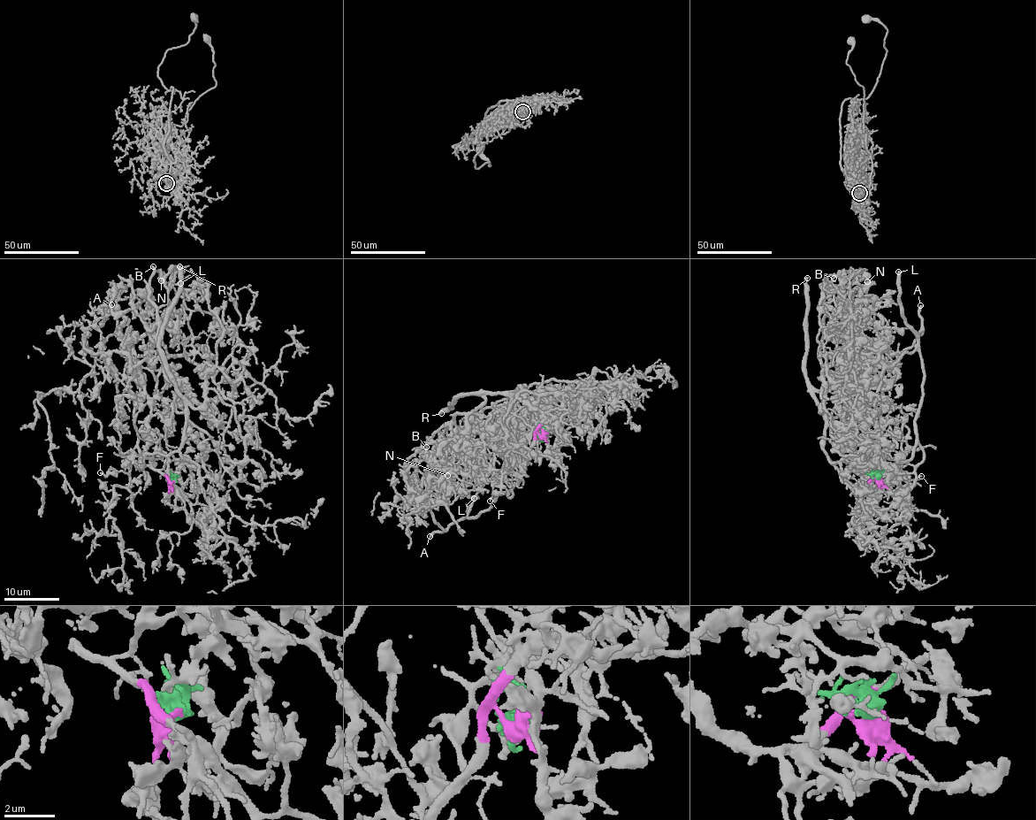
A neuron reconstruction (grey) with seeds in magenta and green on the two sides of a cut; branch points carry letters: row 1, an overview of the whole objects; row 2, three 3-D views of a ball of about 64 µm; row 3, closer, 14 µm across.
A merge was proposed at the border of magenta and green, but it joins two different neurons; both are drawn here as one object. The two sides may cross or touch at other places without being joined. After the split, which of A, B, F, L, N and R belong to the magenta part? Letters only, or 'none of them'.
A, F, L

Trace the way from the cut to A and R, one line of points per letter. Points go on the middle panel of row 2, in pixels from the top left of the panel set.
A: (543, 433), (536, 432), (534, 445), (524, 456), (519, 481), (498, 494), (488, 509), (430, 536)
R: (543, 433), (534, 412), (537, 396), (521, 389), (522, 387), (506, 396), (492, 394), (458, 397), (441, 414)

